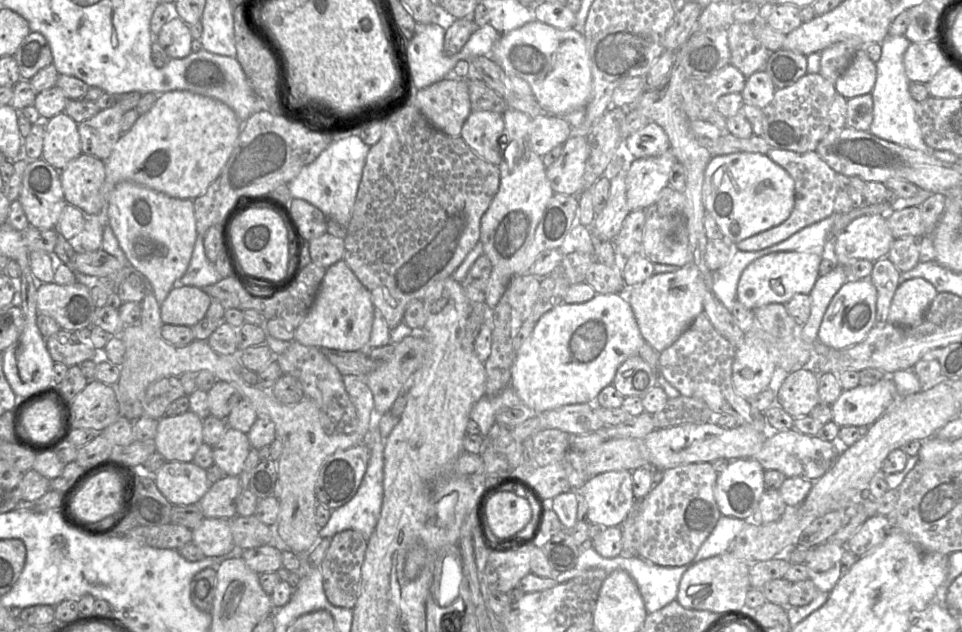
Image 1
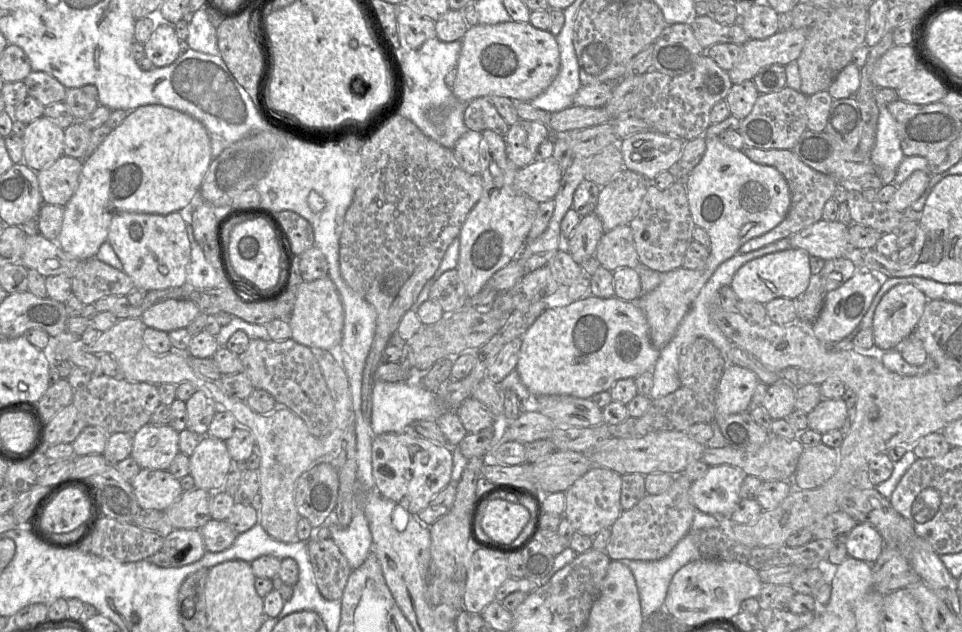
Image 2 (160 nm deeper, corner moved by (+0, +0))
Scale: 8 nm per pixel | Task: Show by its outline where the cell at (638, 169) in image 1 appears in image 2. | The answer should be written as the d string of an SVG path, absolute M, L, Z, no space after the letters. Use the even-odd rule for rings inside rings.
M623 168L609 183L601 187L594 213L600 218L605 232L629 224L637 216L650 185L651 181L641 174Z

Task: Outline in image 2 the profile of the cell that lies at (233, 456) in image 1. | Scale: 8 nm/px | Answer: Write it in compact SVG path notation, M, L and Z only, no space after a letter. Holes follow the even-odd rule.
M204 436L189 460L194 487L209 492L222 489L234 463L226 442L211 436Z

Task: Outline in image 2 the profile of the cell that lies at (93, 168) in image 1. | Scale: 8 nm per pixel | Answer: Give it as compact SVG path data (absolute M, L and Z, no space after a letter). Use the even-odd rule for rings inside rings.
M62 155L52 165L37 172L43 203L64 207L78 187L82 166L82 159Z

